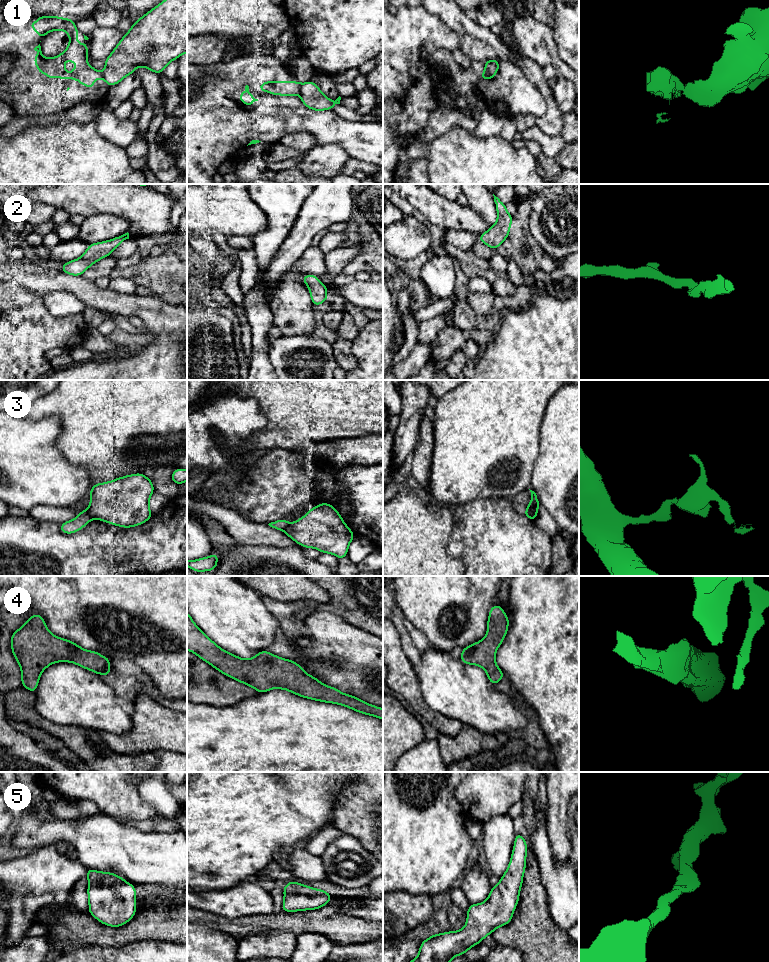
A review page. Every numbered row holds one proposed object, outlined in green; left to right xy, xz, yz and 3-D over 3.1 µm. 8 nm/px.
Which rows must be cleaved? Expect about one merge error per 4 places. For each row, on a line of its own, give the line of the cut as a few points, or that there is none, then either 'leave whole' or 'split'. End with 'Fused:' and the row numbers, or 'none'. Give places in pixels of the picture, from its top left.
1: cut in xz along (301, 84), (298, 93); split
2: no cut; leave whole
3: cut in xy along (87, 509), (92, 518); split
4: no cut; leave whole
5: no cut; leave whole
Fused: 1, 3

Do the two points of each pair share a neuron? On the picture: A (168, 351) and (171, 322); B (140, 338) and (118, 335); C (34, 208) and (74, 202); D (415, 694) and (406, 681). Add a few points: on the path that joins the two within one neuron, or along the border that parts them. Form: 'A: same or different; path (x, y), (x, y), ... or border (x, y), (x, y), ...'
A: different; border (176, 332), (153, 336)
B: same; path (135, 338), (123, 338)
C: different; border (34, 200), (50, 203), (56, 208)
D: same; path (412, 691), (407, 684)

